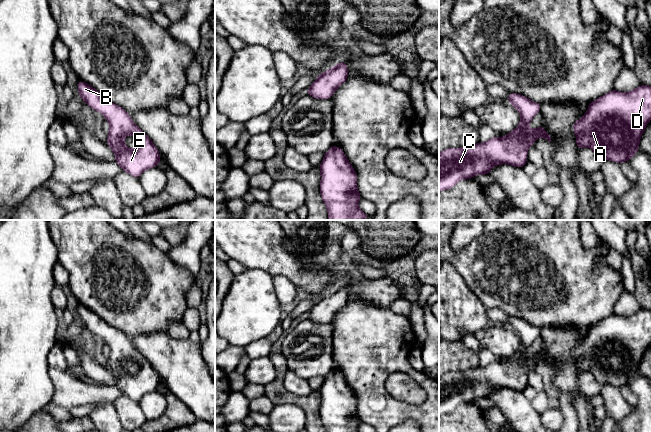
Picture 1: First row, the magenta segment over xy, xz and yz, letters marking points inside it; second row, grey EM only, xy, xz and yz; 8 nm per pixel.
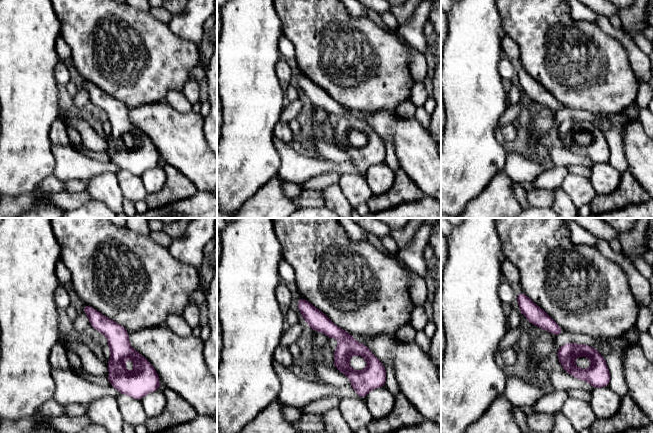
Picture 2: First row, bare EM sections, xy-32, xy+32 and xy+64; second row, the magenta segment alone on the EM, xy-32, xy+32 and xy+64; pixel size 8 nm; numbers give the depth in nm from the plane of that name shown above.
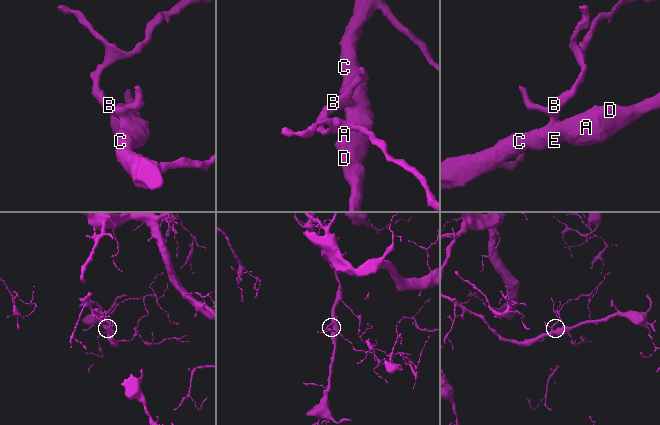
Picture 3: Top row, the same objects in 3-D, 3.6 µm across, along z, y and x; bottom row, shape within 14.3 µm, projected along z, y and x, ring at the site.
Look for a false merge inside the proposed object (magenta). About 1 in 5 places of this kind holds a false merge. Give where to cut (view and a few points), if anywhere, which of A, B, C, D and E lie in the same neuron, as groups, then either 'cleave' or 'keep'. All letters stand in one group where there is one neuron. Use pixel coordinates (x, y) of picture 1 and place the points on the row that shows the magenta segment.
cut none; groups A B C D E; keep

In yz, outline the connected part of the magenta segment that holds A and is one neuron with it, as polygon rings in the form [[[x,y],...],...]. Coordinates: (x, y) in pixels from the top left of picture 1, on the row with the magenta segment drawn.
[[[640,85],[623,93],[611,90],[591,101],[587,112],[573,124],[578,149],[590,147],[600,161],[611,160],[619,164],[629,161],[638,151],[639,141],[651,120],[651,86]]]

